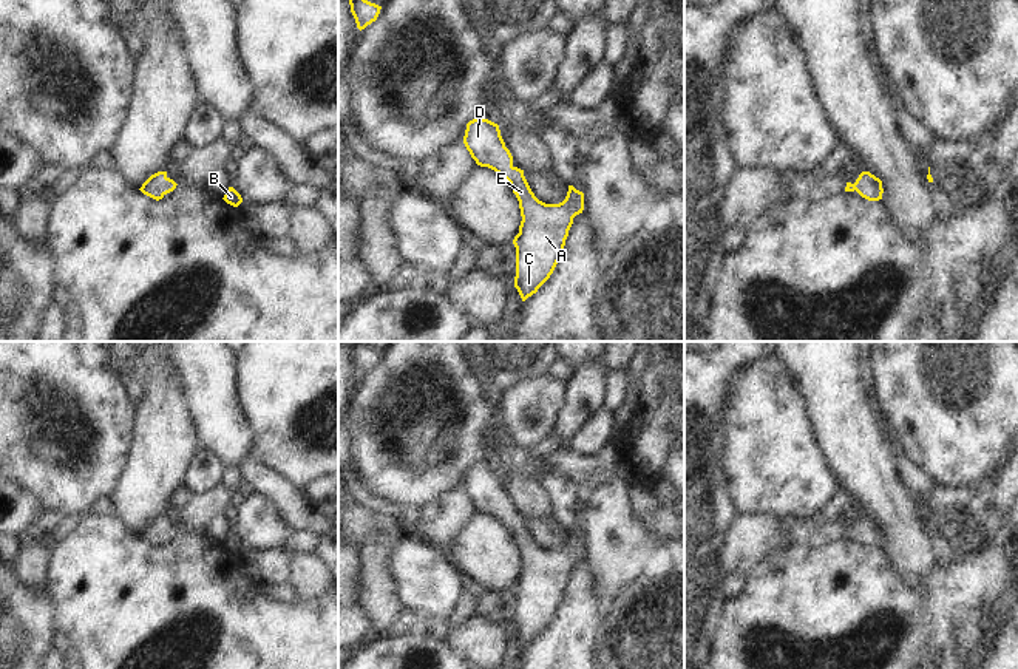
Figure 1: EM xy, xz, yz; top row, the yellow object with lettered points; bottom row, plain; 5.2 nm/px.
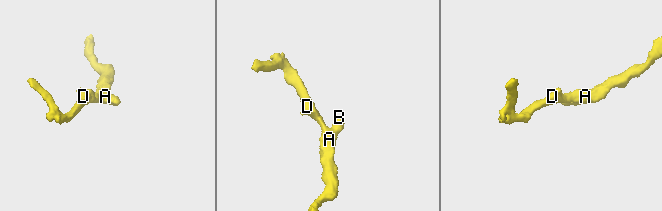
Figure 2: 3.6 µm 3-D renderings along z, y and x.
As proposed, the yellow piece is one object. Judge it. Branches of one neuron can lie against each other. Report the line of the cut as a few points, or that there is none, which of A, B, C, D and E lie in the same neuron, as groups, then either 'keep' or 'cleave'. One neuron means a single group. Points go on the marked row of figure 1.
no cut | A B C D E | keep

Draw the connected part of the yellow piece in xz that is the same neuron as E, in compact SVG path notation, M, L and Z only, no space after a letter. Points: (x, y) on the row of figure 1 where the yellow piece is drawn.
M488 119L470 121L463 144L477 165L494 170L510 182L519 201L522 221L519 233L513 239L516 247L514 287L525 301L550 278L564 256L573 218L584 210L584 193L568 185L562 202L539 201L531 192L524 170L513 165L513 156L505 147L499 125Z

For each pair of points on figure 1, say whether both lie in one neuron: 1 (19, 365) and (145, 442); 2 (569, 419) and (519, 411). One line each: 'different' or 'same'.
1: different
2: different

